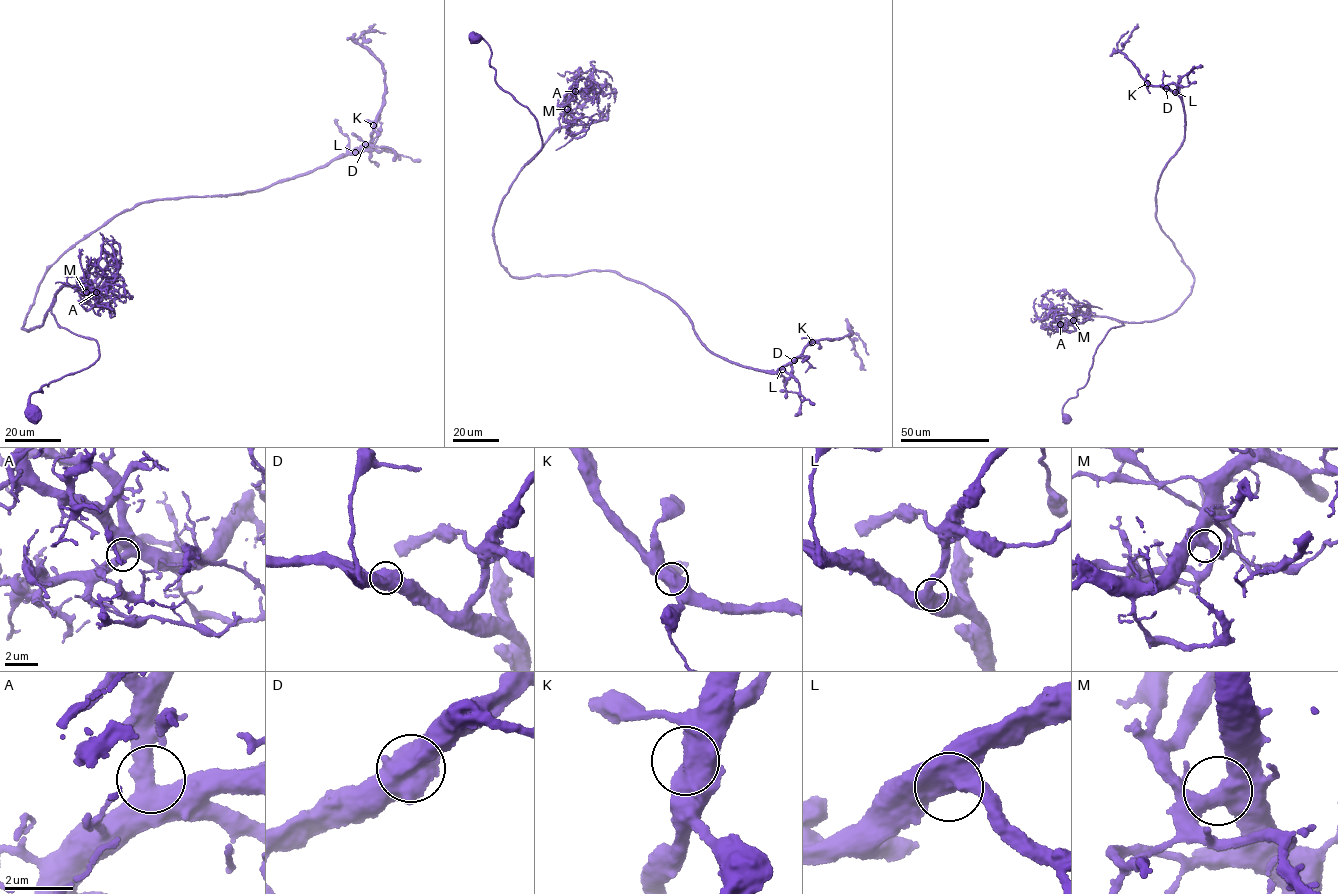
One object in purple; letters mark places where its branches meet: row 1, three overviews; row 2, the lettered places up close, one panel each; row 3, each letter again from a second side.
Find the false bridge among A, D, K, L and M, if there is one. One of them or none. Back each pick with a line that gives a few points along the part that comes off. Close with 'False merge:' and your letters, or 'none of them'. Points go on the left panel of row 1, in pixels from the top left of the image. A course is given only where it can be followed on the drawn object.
False merge: none of them

